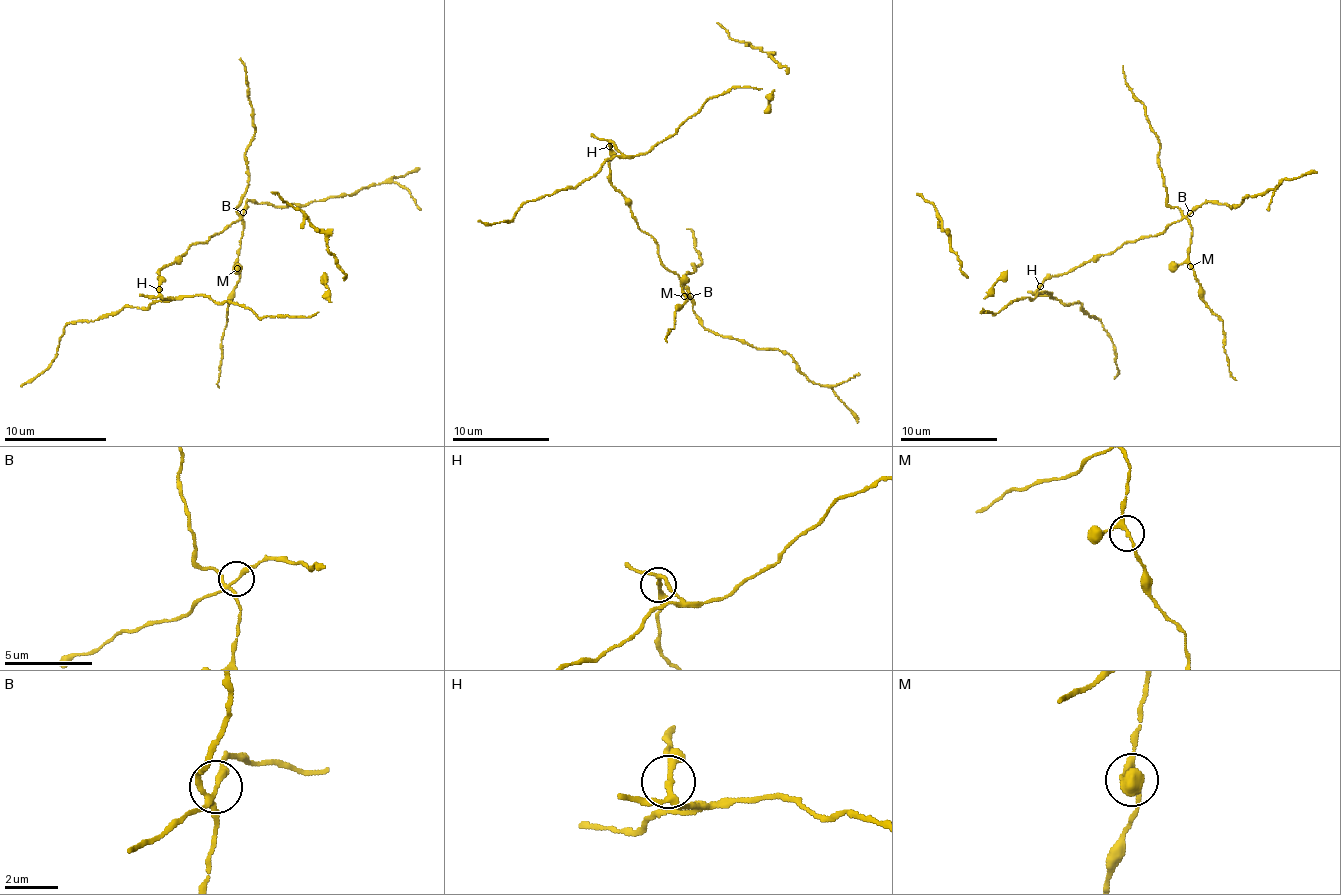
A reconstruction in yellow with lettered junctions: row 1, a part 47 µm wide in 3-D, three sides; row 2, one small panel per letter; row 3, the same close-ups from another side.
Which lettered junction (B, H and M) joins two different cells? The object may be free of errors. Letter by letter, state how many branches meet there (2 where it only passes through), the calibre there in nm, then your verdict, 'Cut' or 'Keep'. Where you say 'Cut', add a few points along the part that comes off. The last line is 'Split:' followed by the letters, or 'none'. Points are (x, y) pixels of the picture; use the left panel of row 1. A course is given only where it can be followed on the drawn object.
B: Branches: 4. Thickness 180 nm. Keep
H: Branches: 3. Thickness 180 nm. Cut
M: Branches: 3. Thickness 190 nm. Keep
Split: H

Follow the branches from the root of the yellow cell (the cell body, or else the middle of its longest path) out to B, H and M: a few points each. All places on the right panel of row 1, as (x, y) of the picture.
B: (1071, 271), (1139, 237), (1161, 234), (1190, 212)
H: (1071, 271), (1046, 278), (1039, 285)
M: (1071, 271), (1139, 237), (1161, 234), (1181, 219), (1185, 219), (1190, 227), (1190, 266)

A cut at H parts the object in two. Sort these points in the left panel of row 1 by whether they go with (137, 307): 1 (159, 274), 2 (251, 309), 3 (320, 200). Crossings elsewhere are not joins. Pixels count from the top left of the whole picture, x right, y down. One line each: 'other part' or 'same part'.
1: other part
2: same part
3: other part

